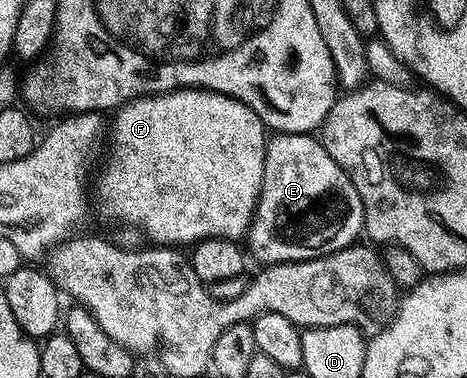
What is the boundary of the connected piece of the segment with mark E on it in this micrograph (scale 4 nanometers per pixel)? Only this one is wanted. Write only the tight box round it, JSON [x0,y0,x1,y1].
[245,133,363,265]

